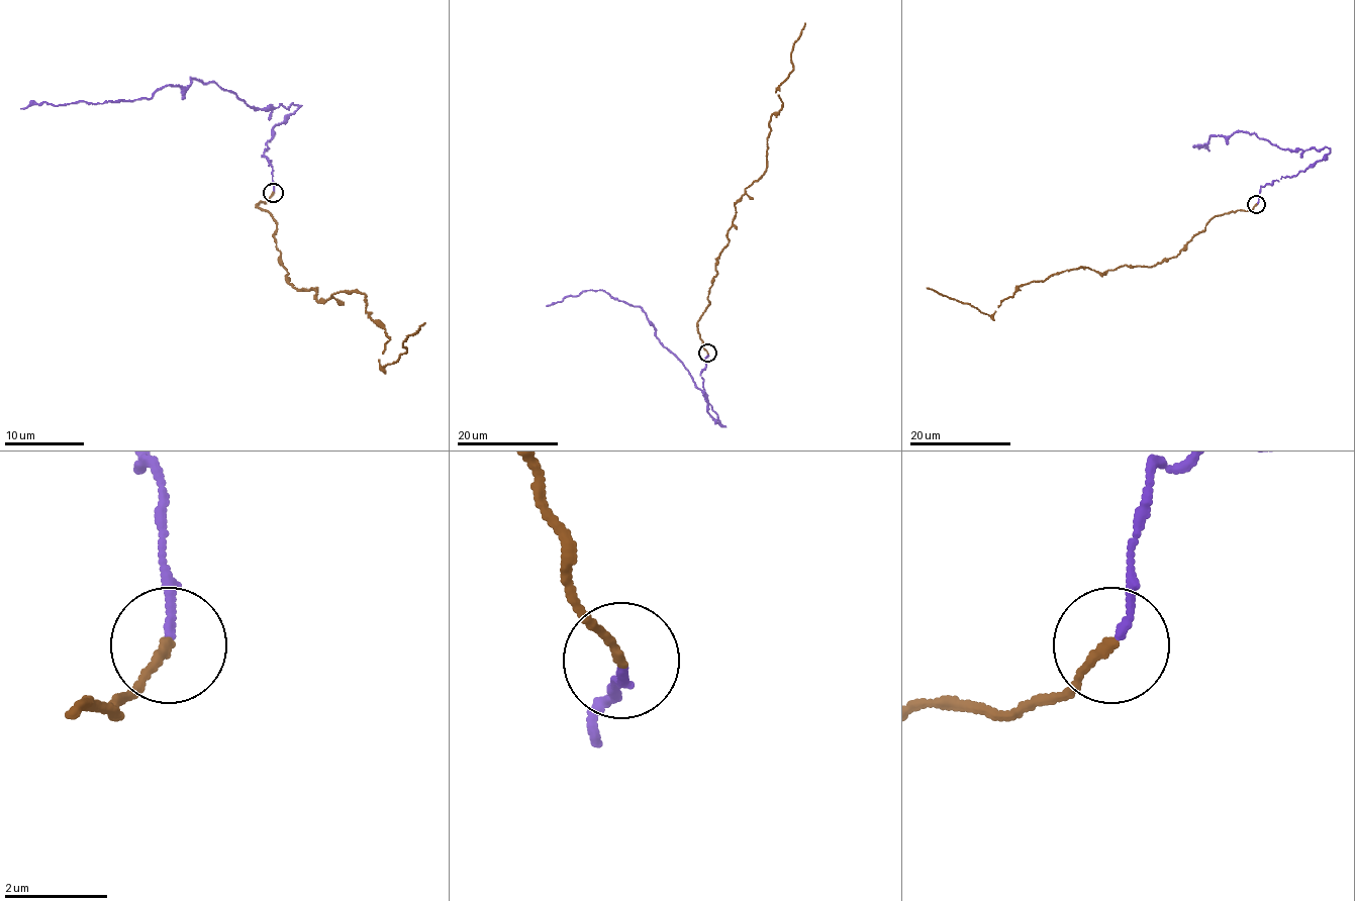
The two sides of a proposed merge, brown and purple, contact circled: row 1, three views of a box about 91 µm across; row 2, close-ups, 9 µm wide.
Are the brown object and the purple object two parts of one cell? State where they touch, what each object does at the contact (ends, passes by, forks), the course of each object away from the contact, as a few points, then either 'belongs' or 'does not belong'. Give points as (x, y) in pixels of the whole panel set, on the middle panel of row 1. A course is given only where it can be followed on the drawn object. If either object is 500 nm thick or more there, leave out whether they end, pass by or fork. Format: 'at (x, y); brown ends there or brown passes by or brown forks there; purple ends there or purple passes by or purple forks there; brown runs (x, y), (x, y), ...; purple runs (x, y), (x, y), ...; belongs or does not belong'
at (707, 353); brown ends there; purple ends there; brown runs (707, 353), (697, 321), (734, 205), (766, 170), (770, 117), (782, 104), (777, 87), (805, 23); purple runs (707, 354), (701, 373), (707, 412), (723, 426), (640, 307), (603, 290), (583, 290), (546, 306); belongs

